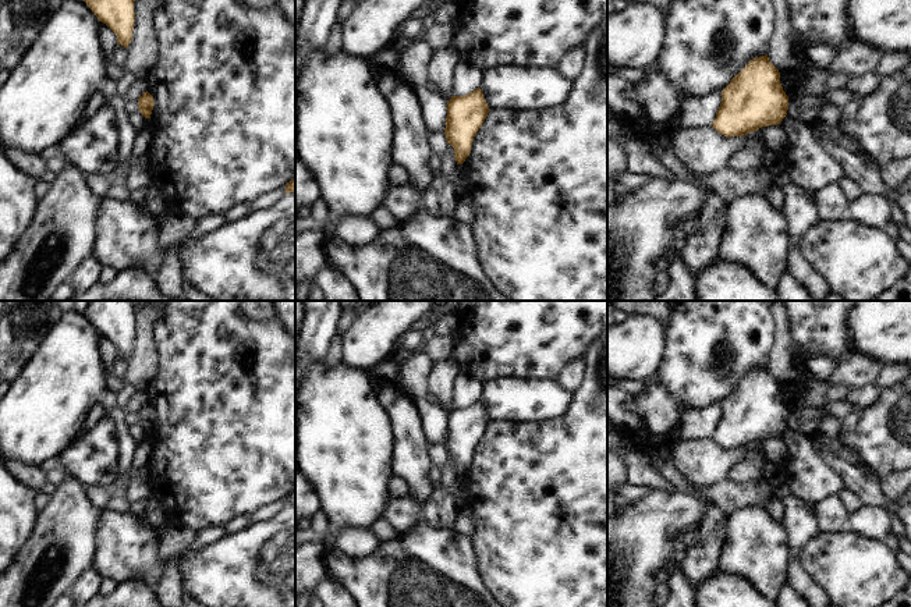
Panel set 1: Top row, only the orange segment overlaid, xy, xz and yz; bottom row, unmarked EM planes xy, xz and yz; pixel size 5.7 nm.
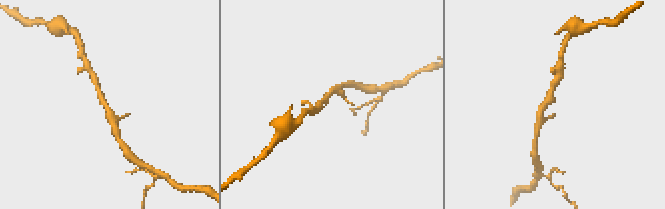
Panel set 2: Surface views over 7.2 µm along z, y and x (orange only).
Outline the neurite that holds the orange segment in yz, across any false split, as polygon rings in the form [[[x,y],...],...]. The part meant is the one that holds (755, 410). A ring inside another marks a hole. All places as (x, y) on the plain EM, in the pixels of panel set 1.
[[[766,366],[751,372],[722,402],[722,416],[712,439],[727,450],[744,448],[762,439],[780,436],[787,422],[788,408],[780,395],[780,384]]]

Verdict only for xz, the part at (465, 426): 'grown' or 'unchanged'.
unchanged

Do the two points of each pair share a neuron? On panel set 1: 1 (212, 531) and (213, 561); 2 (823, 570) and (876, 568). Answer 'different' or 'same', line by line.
1: different
2: same

